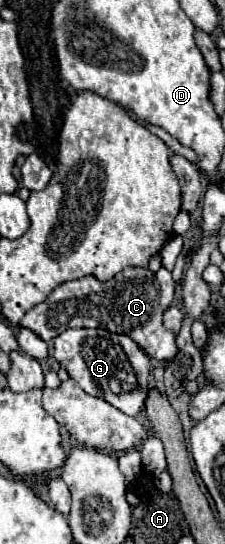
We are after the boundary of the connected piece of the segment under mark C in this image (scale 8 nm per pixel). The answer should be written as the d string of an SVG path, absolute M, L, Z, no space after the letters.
M132 266L124 268L112 280L96 280L94 276L84 276L80 280L70 280L60 284L42 304L34 306L22 320L24 328L36 332L42 340L50 342L66 328L106 328L108 332L120 332L132 336L140 344L142 352L148 352L152 360L172 360L178 352L176 336L162 326L162 314L168 302L174 298L172 274L162 266L158 272L148 268Z

